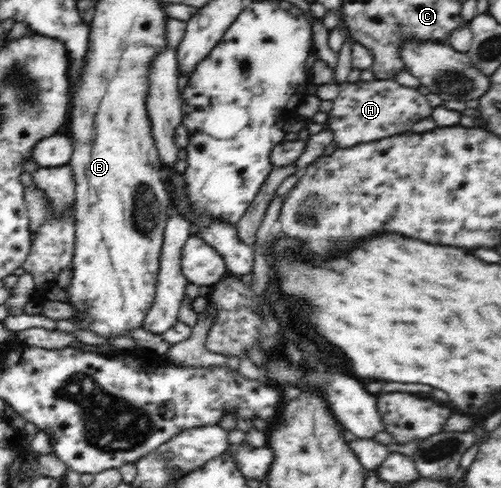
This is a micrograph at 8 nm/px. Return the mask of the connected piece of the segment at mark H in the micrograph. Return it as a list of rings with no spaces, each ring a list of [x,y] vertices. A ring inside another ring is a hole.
[[[394,79],[359,80],[340,86],[339,97],[333,99],[333,107],[328,112],[326,127],[333,132],[336,147],[347,149],[357,143],[369,143],[412,131],[415,123],[432,114],[432,109],[417,88],[401,86]]]

